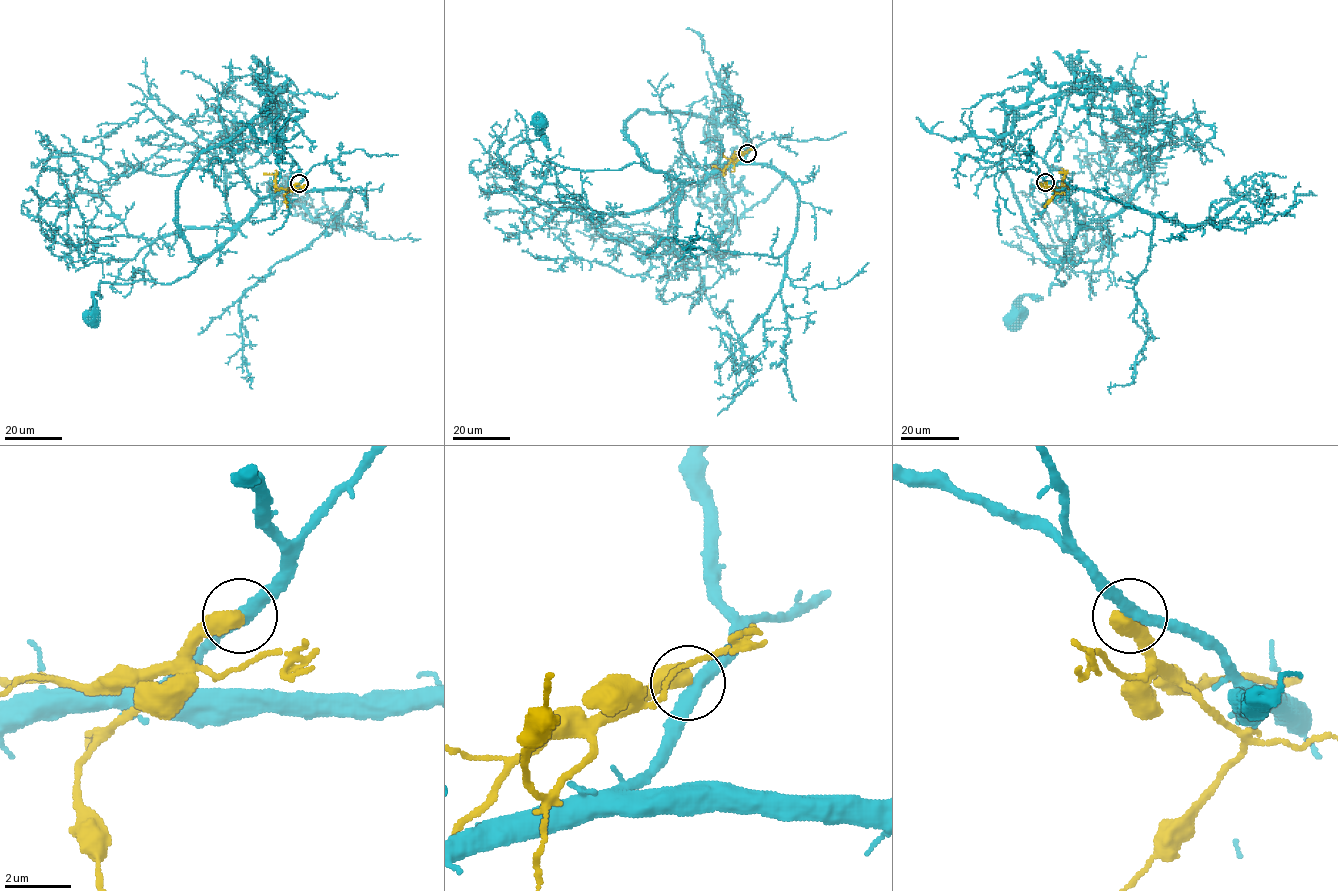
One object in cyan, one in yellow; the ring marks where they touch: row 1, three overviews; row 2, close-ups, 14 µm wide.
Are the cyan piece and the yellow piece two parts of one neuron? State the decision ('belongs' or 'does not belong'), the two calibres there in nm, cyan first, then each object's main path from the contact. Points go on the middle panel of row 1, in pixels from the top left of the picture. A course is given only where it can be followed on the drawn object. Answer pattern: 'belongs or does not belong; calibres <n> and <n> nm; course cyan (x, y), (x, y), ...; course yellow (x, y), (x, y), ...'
does not belong; calibres 360 and 550 nm; course cyan (747, 152), (741, 162), (699, 181), (680, 182), (636, 162), (618, 169), (581, 171), (547, 157), (541, 121); course yellow (747, 152), (735, 157), (723, 171), (715, 166), (712, 168)

